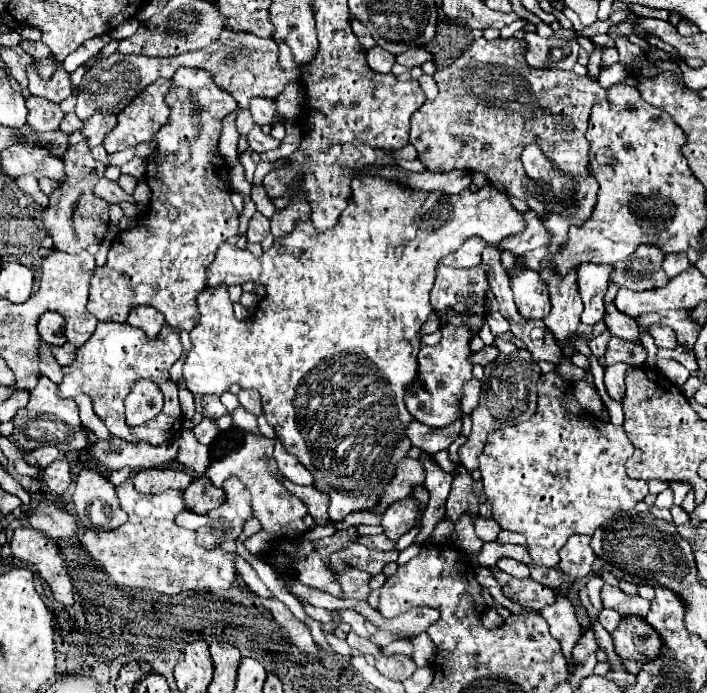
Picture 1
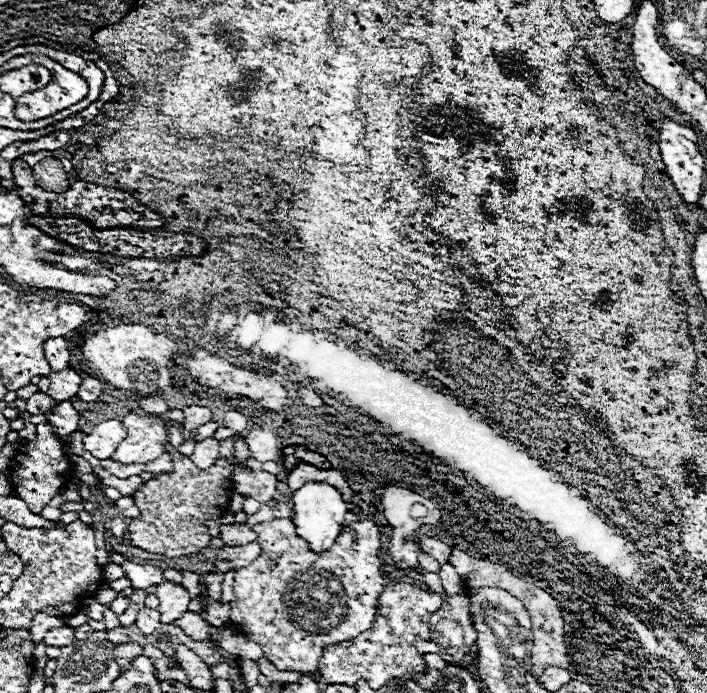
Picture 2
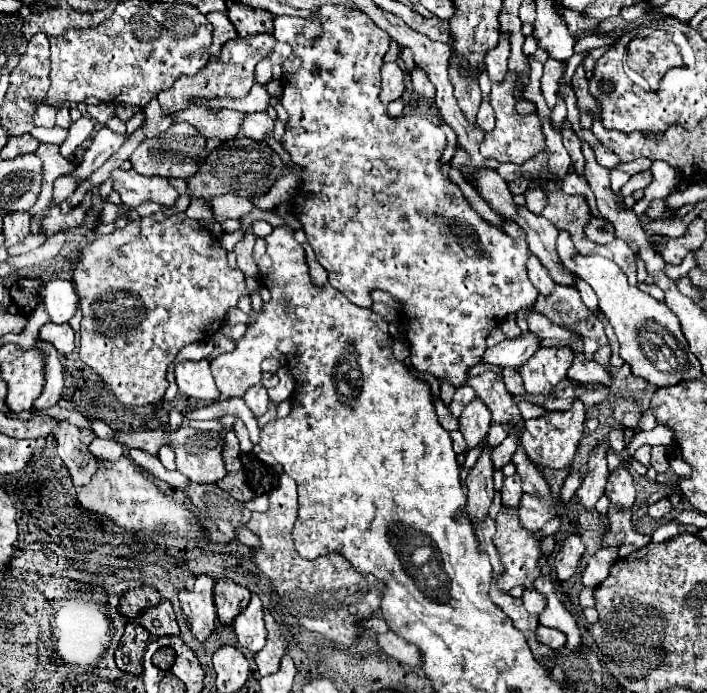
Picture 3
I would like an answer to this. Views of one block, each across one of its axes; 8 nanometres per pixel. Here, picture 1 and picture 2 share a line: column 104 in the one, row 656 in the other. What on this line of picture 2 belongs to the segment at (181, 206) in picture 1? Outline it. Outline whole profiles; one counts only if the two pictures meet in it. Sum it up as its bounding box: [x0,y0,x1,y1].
[230,518,386,672]

